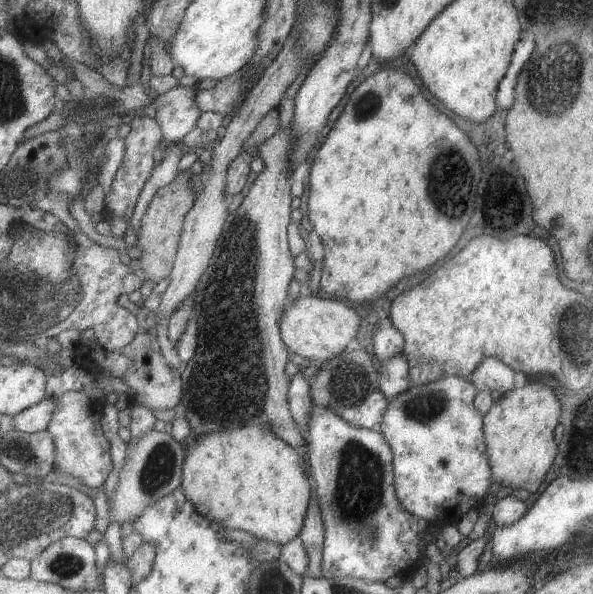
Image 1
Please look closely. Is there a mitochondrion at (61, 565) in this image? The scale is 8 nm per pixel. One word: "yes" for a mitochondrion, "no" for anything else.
yes

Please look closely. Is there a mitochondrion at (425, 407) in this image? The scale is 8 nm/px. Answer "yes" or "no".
yes

